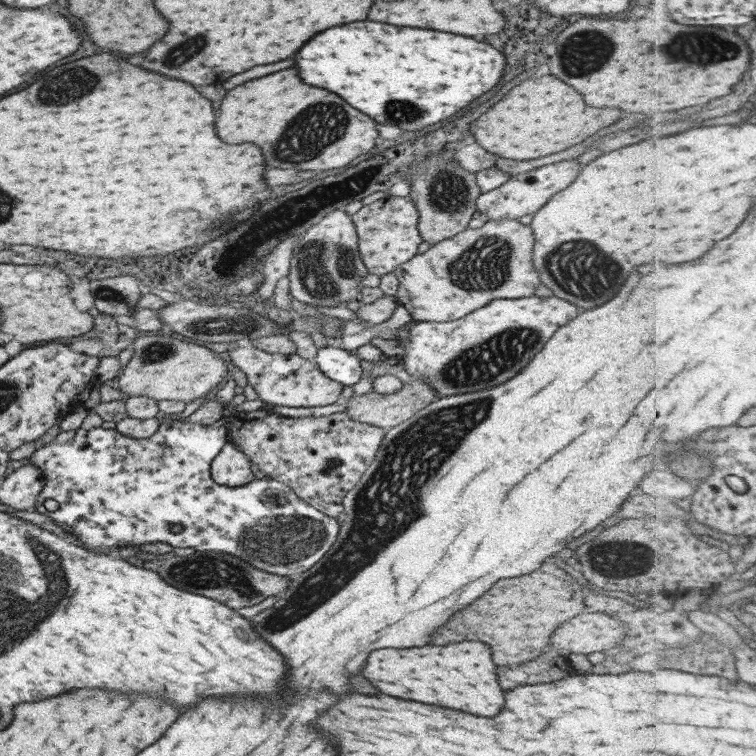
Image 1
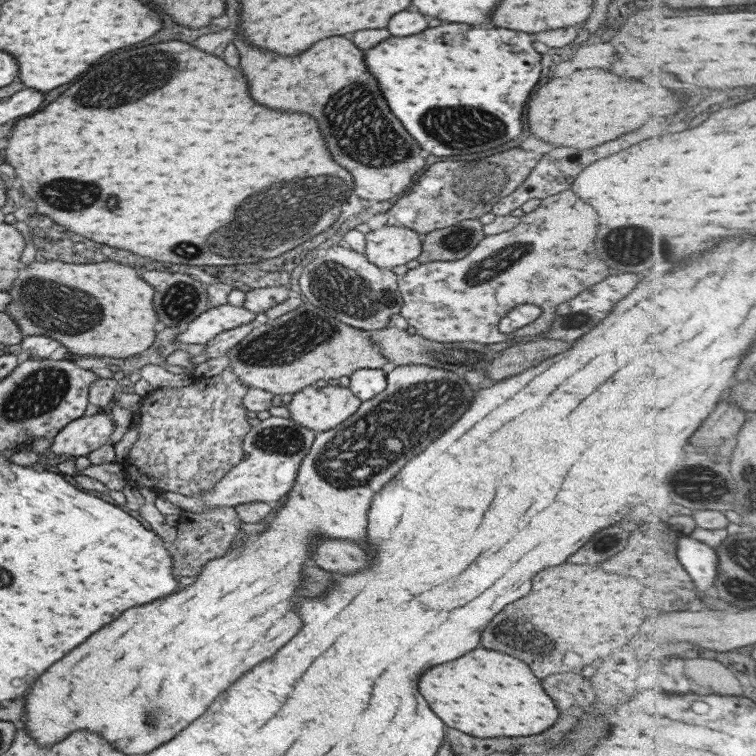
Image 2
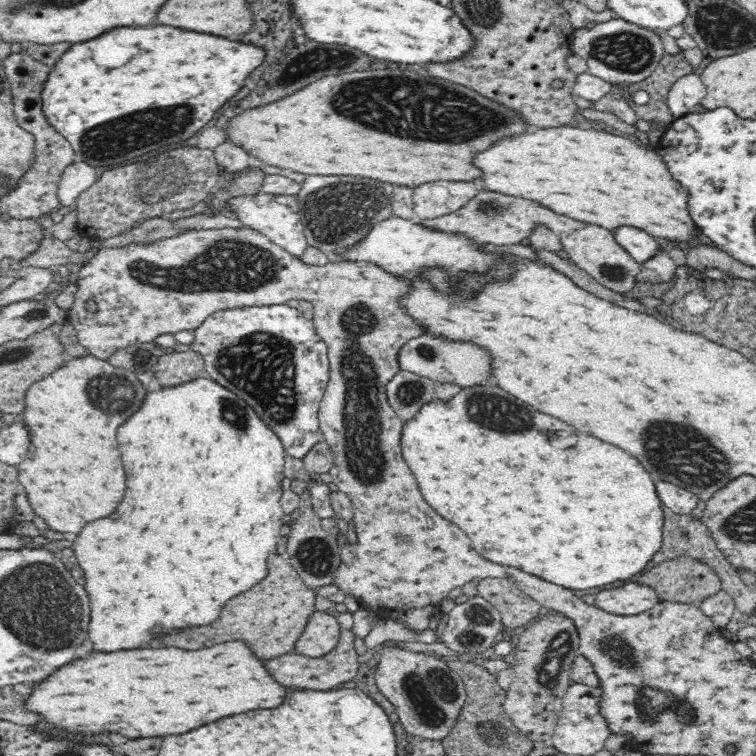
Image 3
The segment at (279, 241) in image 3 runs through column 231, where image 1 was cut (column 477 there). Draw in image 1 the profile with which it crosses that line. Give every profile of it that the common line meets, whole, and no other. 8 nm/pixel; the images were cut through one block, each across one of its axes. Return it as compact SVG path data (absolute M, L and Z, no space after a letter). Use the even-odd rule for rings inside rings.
M578 159L563 160L552 164L547 164L532 170L525 174L516 174L511 176L510 180L504 182L500 188L490 190L481 195L476 200L477 215L484 218L485 221L518 219L526 214L534 214L540 210L562 188L570 186L584 164L580 164Z

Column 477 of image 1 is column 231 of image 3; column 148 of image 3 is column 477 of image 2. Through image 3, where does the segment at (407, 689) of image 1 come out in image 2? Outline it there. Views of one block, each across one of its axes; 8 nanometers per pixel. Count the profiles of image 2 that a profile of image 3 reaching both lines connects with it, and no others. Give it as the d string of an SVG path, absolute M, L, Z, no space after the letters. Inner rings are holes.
M476 648L454 662L426 670L420 678L420 694L446 726L478 738L532 736L558 720L552 698L540 686L530 668L508 654Z

